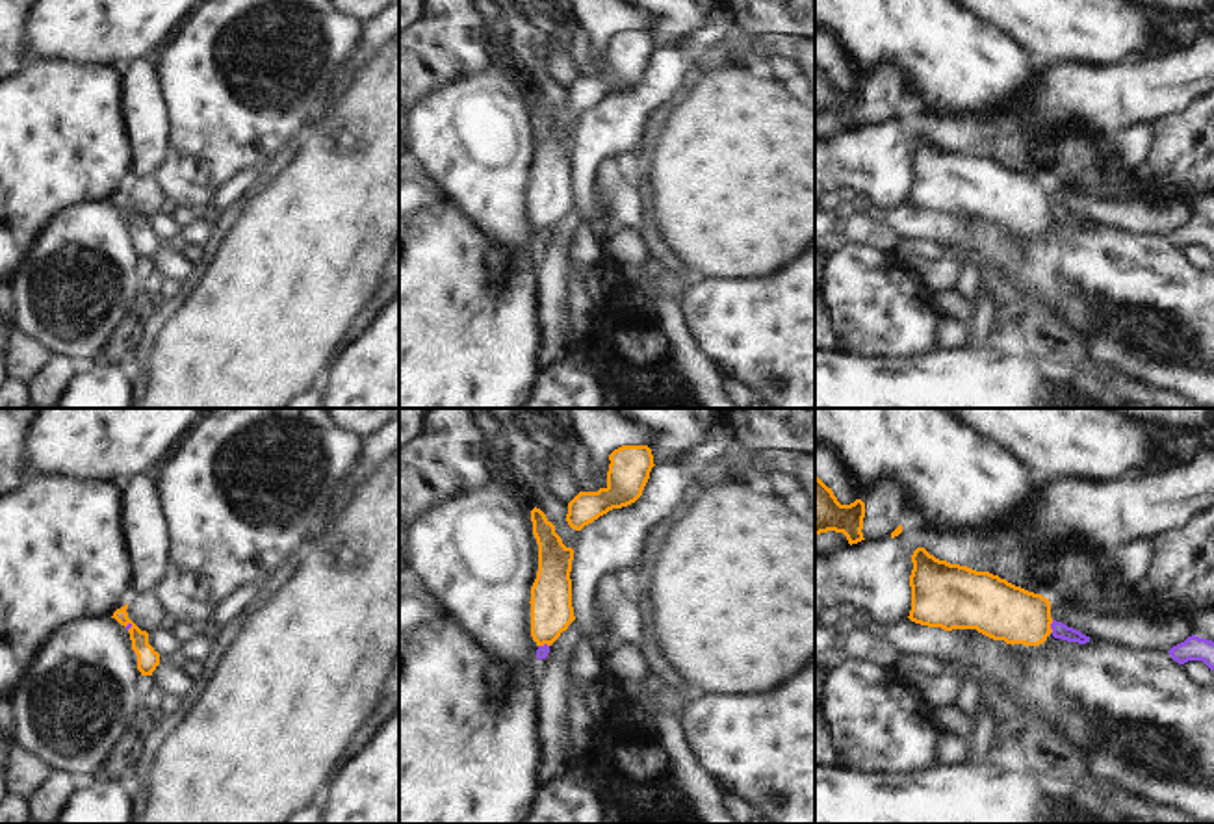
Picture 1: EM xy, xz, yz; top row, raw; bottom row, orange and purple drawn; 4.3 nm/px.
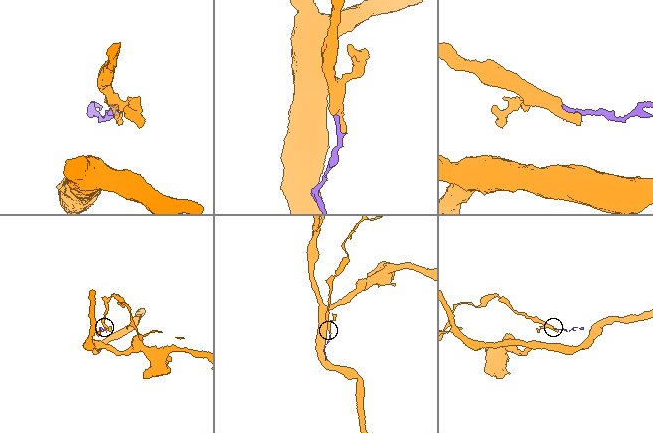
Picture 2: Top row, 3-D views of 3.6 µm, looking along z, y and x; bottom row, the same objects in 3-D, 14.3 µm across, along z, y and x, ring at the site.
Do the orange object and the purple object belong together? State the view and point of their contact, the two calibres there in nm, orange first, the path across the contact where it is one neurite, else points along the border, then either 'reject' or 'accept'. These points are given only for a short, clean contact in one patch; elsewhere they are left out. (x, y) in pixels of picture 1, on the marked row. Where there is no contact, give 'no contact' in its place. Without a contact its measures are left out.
meets orange in yz at (1049, 626); 260 nm thick on the orange side, 70 nm on the other; border along yz (1053, 620), (1051, 631); reject

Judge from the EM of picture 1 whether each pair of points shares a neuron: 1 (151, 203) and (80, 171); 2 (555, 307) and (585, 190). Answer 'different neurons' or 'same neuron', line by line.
1: different neurons
2: different neurons

